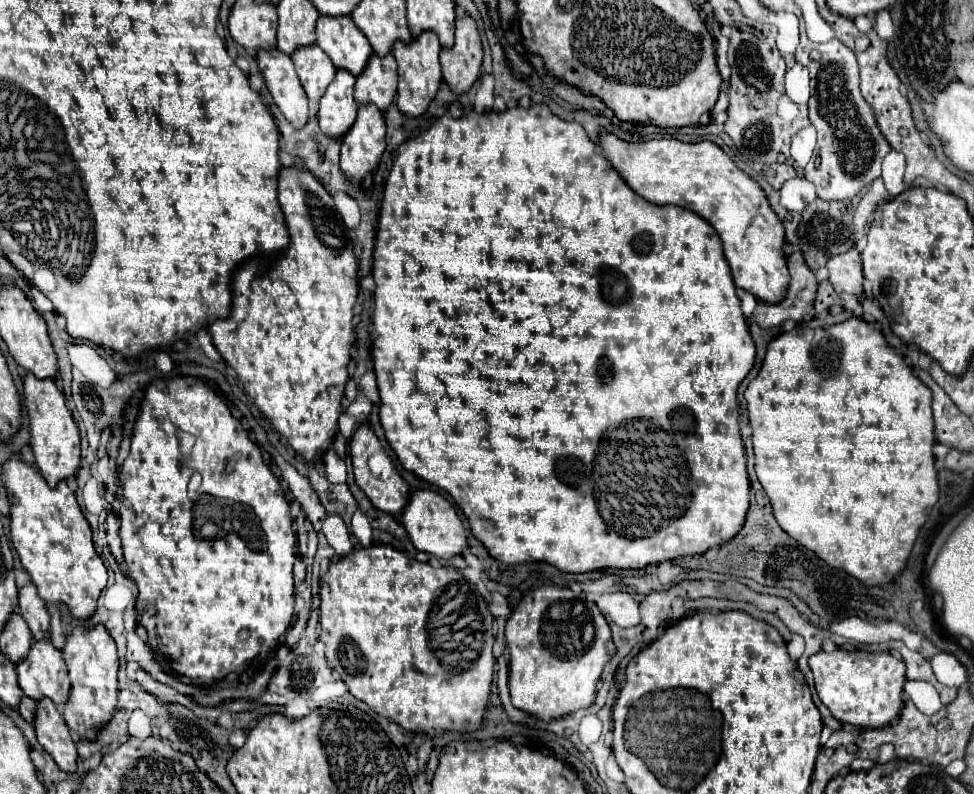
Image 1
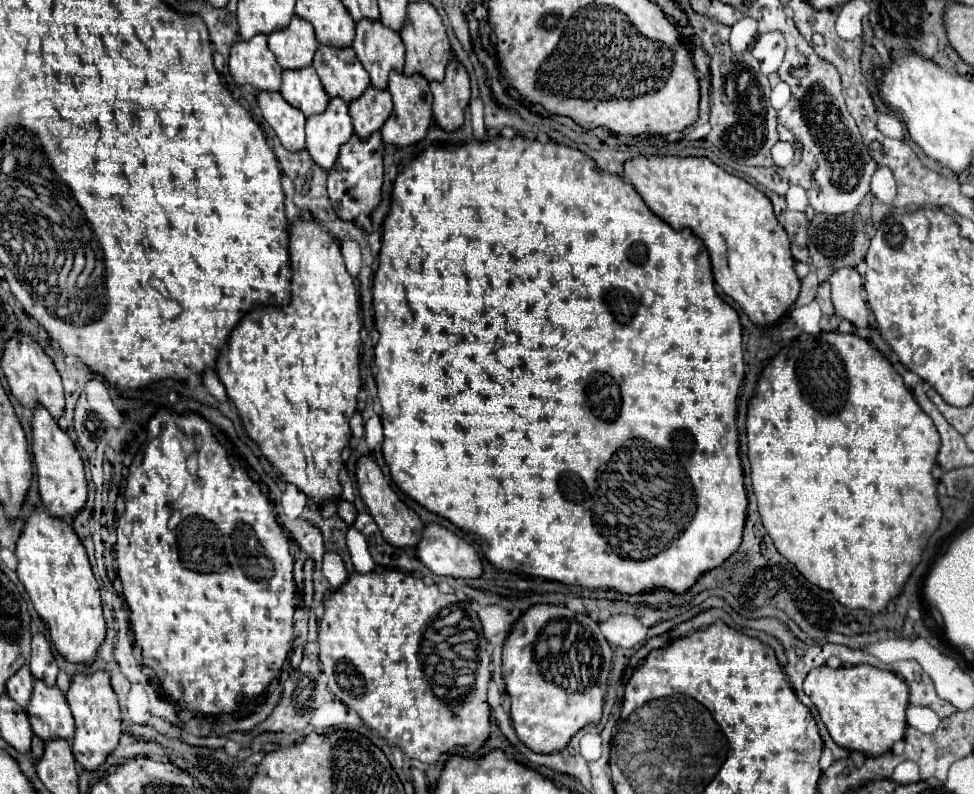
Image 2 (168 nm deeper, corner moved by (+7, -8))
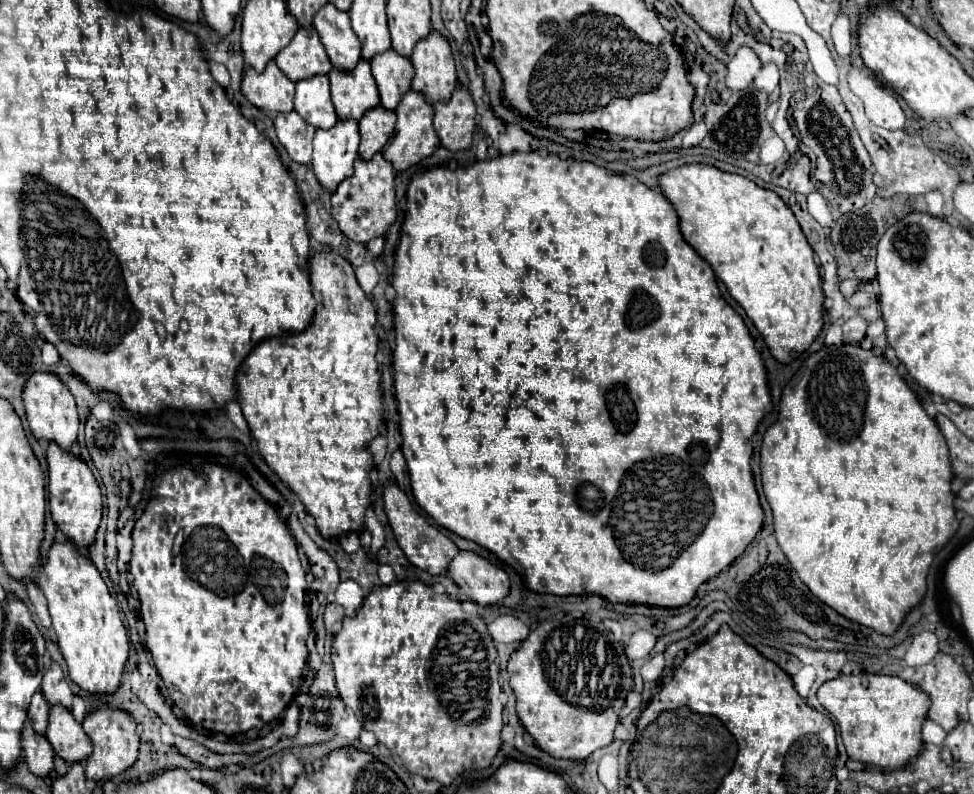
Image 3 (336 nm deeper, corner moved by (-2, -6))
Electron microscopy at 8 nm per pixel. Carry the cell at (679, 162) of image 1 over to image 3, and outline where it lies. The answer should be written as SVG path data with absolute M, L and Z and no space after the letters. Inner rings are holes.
M685 164L659 176L661 194L673 204L679 216L683 238L705 258L729 294L743 306L779 362L791 362L819 336L823 326L823 290L819 266L789 206L771 190L757 186L739 174L723 172L709 164Z

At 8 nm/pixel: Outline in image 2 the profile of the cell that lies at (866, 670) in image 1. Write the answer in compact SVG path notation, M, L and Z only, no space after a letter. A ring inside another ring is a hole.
M858 664L858 666L842 666L838 670L832 670L828 666L814 668L806 680L804 680L804 692L808 698L814 702L822 722L826 724L832 740L846 750L858 750L866 756L882 756L892 750L894 742L902 740L906 734L906 708L908 708L908 684L900 680L896 674L888 670L878 670L868 664Z

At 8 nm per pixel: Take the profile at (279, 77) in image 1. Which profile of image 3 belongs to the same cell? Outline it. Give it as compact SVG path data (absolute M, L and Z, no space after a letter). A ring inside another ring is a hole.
M295 110L289 114L275 116L275 130L279 142L285 146L289 156L299 164L311 162L311 142L315 134L315 126L309 126Z

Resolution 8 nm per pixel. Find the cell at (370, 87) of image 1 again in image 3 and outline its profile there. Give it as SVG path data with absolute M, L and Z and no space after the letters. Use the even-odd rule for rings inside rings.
M381 104L363 114L363 118L359 120L359 132L361 132L359 156L361 158L373 158L373 154L385 146L385 142L393 134L395 120L397 120L395 112L385 110Z

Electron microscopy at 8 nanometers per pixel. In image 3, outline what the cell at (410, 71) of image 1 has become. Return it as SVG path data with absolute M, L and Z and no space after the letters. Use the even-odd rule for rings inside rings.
M409 90L409 94L401 98L401 106L397 106L395 112L397 112L397 126L393 136L383 148L383 156L395 166L395 170L405 170L411 164L417 164L419 160L429 156L435 150L435 146L439 146L439 138L433 128L433 106L421 92Z

